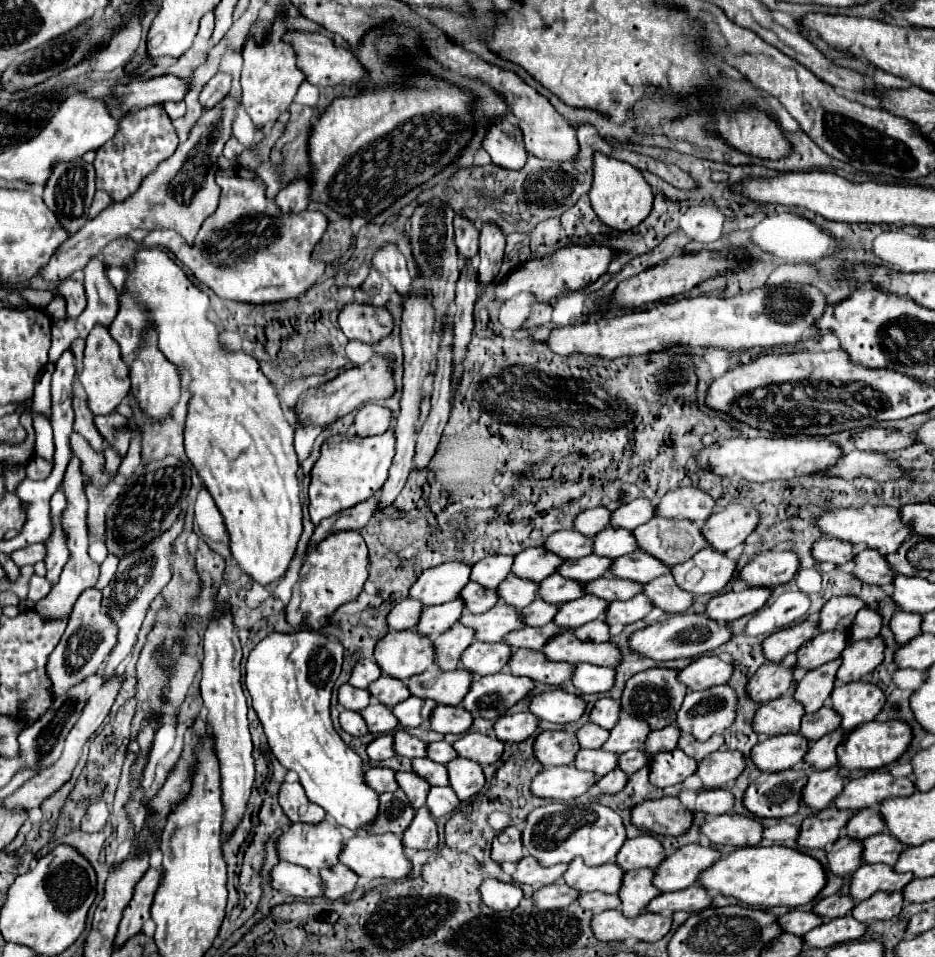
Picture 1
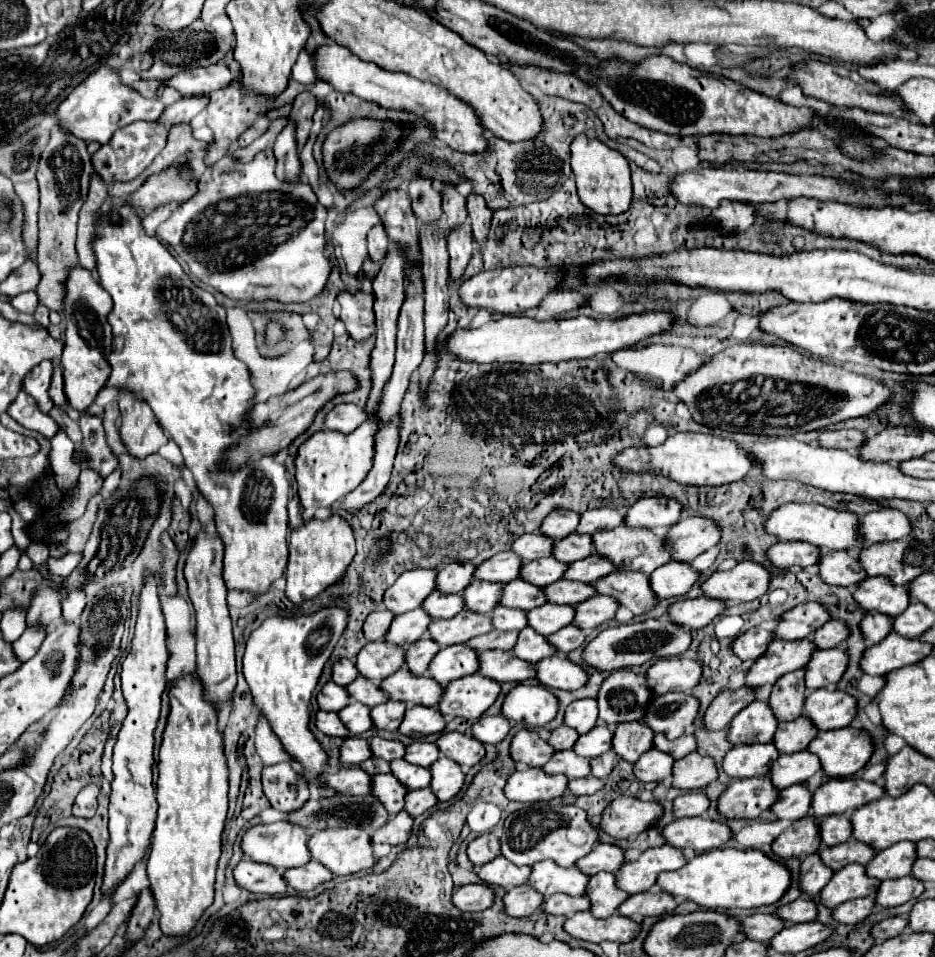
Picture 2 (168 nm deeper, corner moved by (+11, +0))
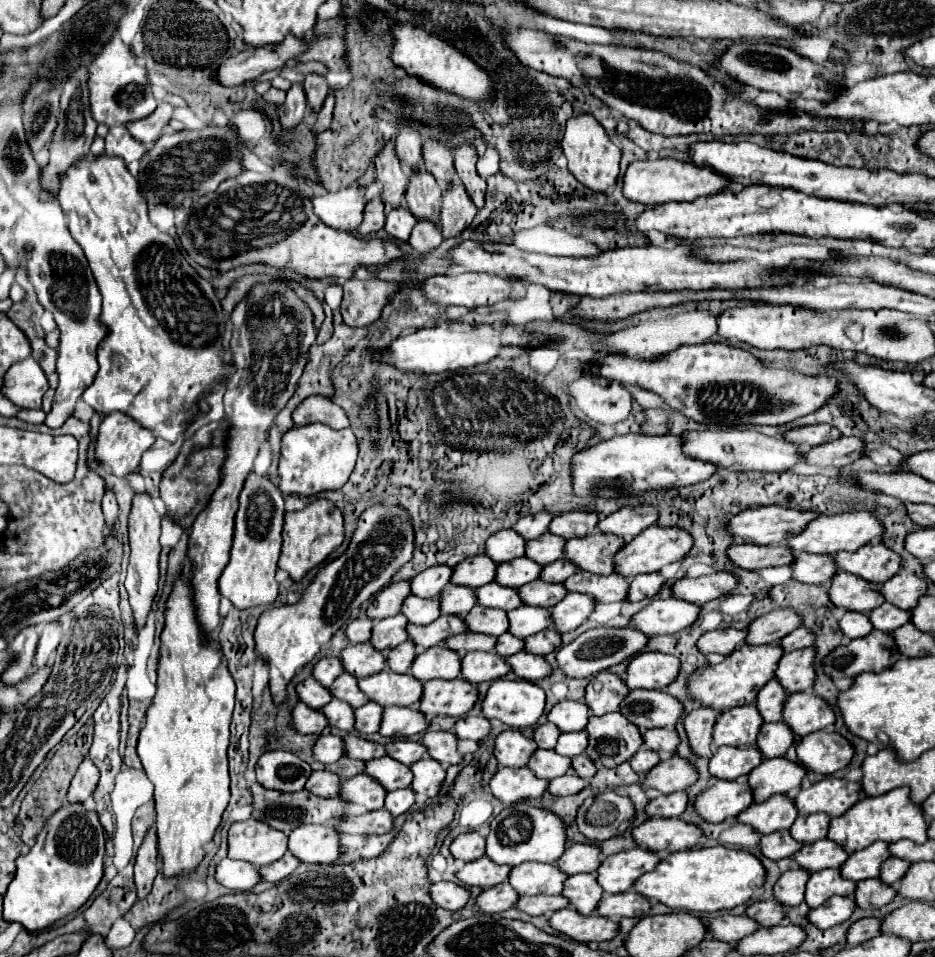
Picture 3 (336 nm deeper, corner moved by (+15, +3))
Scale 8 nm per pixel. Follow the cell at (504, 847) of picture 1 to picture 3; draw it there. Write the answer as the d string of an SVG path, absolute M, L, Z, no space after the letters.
M468 832L468 834L460 834L452 846L450 852L456 860L462 862L472 862L476 858L482 858L486 852L486 840L478 834L478 832Z

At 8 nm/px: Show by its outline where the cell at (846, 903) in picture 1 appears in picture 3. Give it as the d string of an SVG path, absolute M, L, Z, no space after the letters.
M772 898L772 900L750 904L746 916L754 918L760 926L776 926L786 918L786 908Z

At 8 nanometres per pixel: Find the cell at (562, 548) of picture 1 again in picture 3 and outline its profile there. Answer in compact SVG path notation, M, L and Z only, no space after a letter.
M500 530L488 538L486 554L496 562L508 562L526 554L526 540L516 530Z

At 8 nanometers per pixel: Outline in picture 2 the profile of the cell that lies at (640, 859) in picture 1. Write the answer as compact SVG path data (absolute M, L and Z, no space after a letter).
M598 843L594 847L594 851L590 851L588 855L584 855L584 859L578 859L574 863L574 867L578 867L580 871L584 871L584 875L592 877L592 875L596 875L600 871L614 873L622 863L624 863L624 851L620 847Z

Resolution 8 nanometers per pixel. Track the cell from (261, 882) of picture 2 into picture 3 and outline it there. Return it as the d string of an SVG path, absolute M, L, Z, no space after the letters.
M224 858L216 868L216 880L230 890L252 890L262 876L250 862Z

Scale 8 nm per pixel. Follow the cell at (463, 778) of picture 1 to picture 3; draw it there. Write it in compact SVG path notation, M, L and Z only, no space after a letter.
M434 758L418 760L416 764L412 764L412 774L414 774L412 790L416 794L424 794L428 798L434 798L440 792L444 778L446 778L444 766Z

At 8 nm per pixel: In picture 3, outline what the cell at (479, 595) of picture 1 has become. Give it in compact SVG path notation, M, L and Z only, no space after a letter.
M408 596L404 600L402 614L408 616L408 622L412 624L430 624L440 616L440 600L438 598L420 598L420 596Z

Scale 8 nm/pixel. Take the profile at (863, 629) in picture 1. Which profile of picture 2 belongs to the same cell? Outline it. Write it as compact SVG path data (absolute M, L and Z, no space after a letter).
M830 619L830 621L824 623L818 631L814 631L812 643L814 643L818 649L832 649L832 647L842 645L842 641L846 641L846 637L848 637L846 625L844 625L842 621Z

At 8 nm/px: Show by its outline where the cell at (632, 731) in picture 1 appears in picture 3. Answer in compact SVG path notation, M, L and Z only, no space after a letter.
M580 730L580 732L572 732L572 734L562 734L554 750L560 752L562 756L574 758L578 754L584 754L586 748L588 748L588 732Z

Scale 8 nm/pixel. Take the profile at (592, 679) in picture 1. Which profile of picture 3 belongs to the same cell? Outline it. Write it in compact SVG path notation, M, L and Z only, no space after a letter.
M518 652L510 656L508 664L512 666L512 672L518 674L518 678L524 678L530 682L548 678L552 674L552 666L546 662L546 658L530 654L530 652Z

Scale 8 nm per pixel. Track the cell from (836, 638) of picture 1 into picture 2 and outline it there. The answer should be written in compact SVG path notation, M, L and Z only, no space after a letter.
M808 639L800 641L774 641L768 645L766 653L758 657L746 673L746 687L758 689L766 683L776 683L782 675L790 671L804 669L810 655L814 653L814 645Z

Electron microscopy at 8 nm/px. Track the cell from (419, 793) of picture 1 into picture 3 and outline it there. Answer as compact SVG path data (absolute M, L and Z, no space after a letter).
M358 774L350 780L344 780L344 788L340 788L340 796L346 800L364 806L366 810L380 810L384 808L386 788L368 774Z

